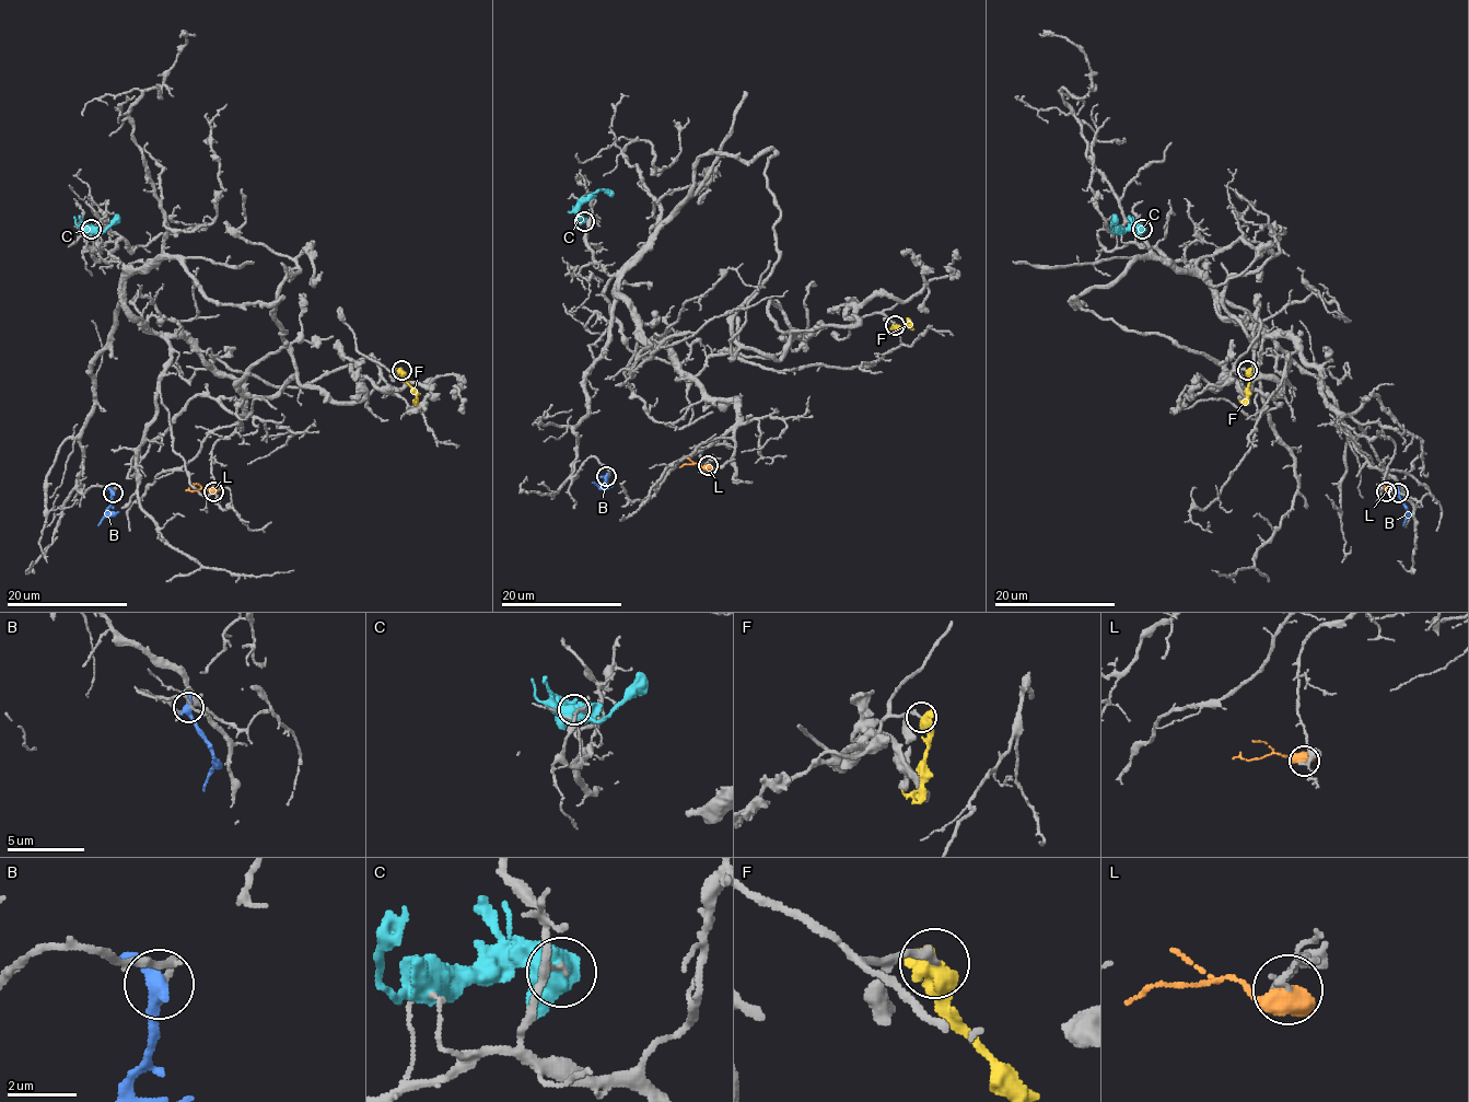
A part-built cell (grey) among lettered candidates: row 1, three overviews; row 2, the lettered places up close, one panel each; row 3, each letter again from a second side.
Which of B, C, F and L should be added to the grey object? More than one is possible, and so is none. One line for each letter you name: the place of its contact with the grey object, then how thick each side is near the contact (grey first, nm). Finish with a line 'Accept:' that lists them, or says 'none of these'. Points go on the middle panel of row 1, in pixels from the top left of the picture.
F: meets grey at (895, 325); 220 nm thick on the grey side, 700 nm on the other
Accept: F

